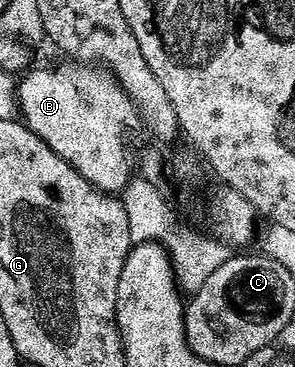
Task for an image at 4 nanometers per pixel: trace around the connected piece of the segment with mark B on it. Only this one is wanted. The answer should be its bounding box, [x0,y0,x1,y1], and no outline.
[16,60,142,195]

